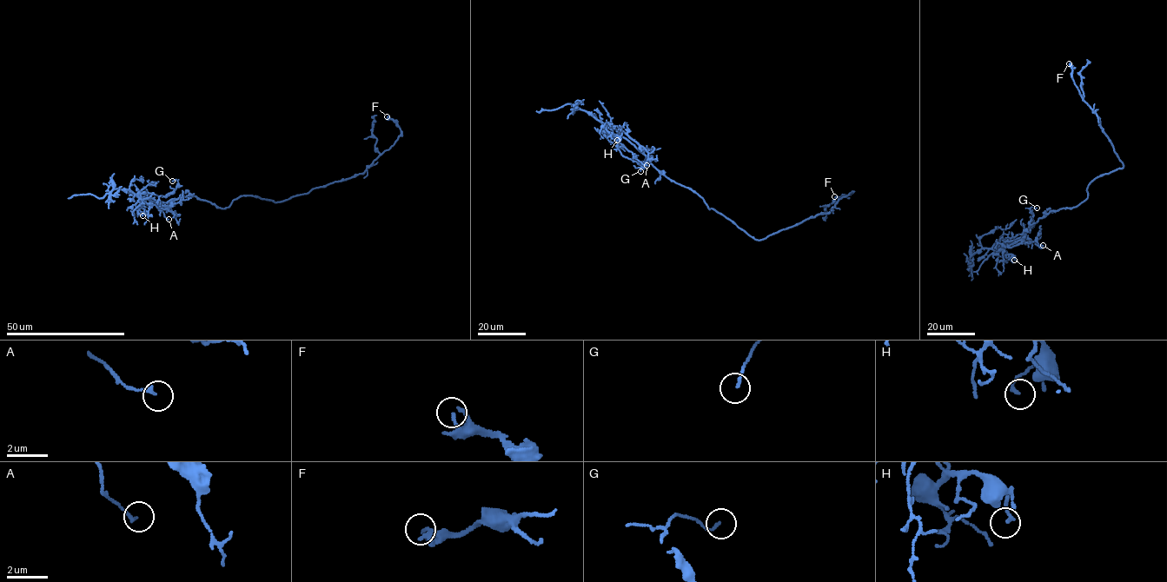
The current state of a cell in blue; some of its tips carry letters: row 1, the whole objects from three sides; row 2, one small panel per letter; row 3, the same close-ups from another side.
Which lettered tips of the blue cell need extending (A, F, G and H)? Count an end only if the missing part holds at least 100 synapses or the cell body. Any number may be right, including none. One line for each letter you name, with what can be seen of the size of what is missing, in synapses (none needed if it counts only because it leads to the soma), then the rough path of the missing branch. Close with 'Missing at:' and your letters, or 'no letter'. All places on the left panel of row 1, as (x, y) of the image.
Missing at: no letter

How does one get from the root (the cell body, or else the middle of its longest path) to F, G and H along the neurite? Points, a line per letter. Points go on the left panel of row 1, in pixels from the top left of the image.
F: (234, 199), (247, 195), (280, 202), (362, 173), (394, 144), (401, 133), (397, 124), (387, 116)
G: (234, 199), (222, 208), (193, 195), (165, 202), (142, 199), (137, 190), (167, 195), (178, 184), (172, 181)
H: (234, 199), (223, 208), (193, 195), (163, 202), (148, 197), (140, 199), (135, 205), (144, 208), (142, 215)

